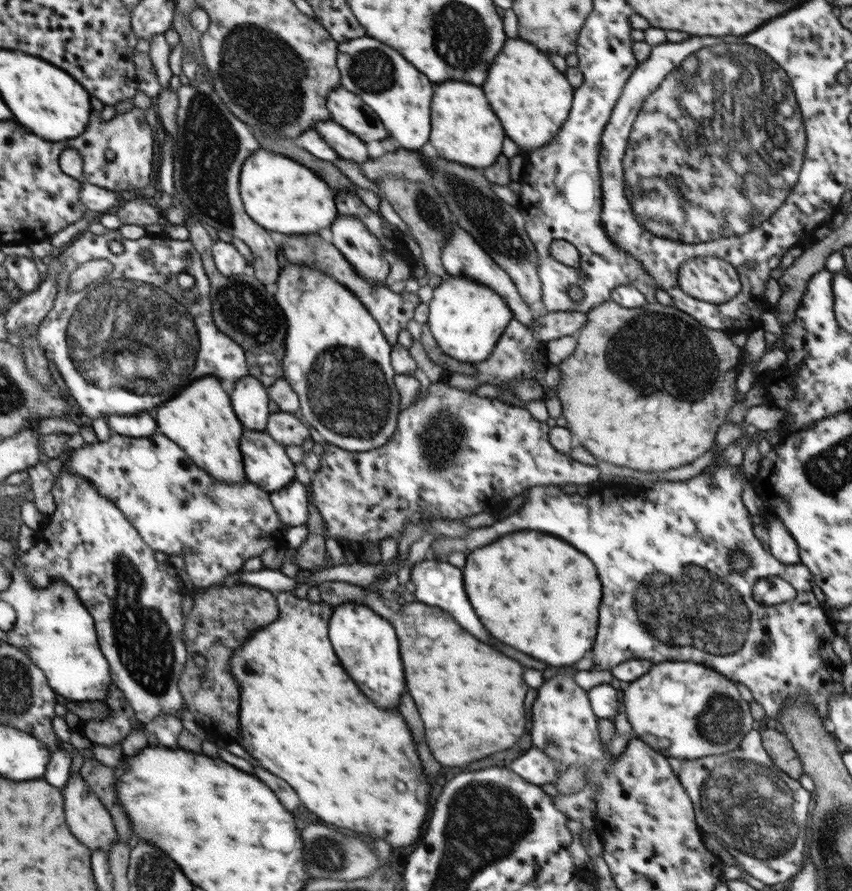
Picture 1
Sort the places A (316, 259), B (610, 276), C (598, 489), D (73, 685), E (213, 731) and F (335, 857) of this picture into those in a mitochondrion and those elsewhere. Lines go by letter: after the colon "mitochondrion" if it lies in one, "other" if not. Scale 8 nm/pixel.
A: mitochondrion
B: other
C: other
D: other
E: other
F: mitochondrion

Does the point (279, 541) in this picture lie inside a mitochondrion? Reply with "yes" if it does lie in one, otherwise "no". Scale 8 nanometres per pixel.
no

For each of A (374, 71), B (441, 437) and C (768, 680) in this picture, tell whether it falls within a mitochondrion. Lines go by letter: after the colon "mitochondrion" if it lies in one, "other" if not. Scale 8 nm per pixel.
A: mitochondrion
B: mitochondrion
C: other

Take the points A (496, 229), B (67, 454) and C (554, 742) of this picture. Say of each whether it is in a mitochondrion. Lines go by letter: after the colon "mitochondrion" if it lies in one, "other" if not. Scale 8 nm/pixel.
A: mitochondrion
B: other
C: mitochondrion

